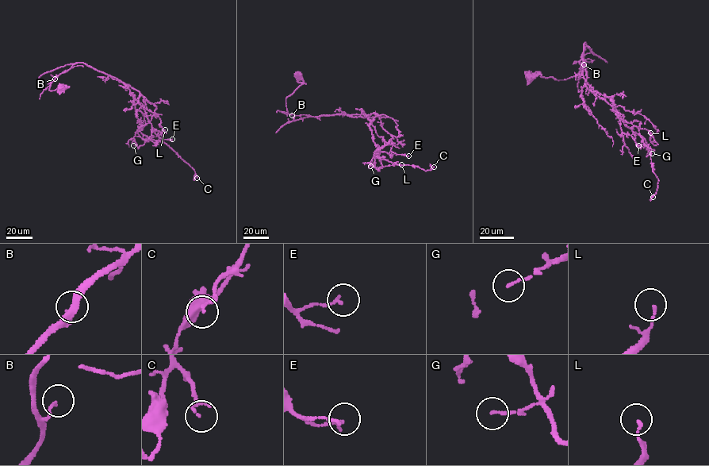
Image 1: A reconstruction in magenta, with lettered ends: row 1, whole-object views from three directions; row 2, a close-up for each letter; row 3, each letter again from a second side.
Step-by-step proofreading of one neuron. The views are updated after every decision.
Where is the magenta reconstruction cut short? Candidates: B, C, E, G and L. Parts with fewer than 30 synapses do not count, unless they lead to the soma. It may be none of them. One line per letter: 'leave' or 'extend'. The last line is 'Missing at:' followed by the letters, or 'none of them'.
B: leave
C: leave
E: leave
G: leave
L: leave
Missing at: none of them

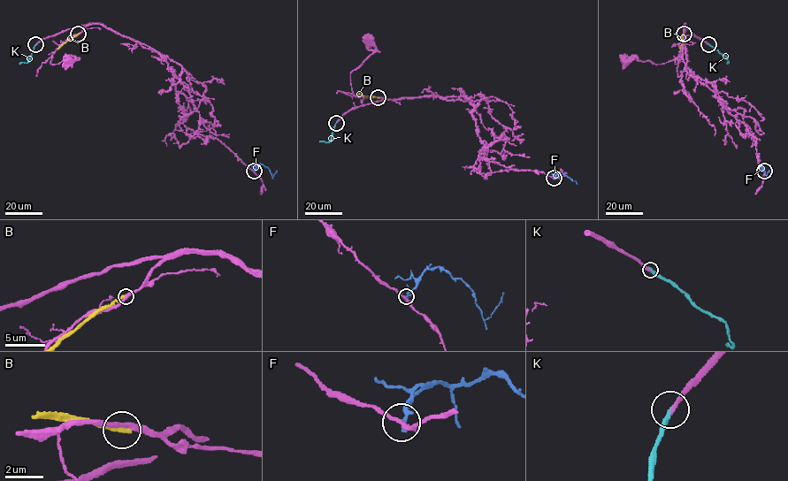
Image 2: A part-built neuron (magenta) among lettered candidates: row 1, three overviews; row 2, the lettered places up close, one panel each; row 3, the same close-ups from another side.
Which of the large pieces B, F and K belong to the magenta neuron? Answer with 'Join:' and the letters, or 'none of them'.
Join: K

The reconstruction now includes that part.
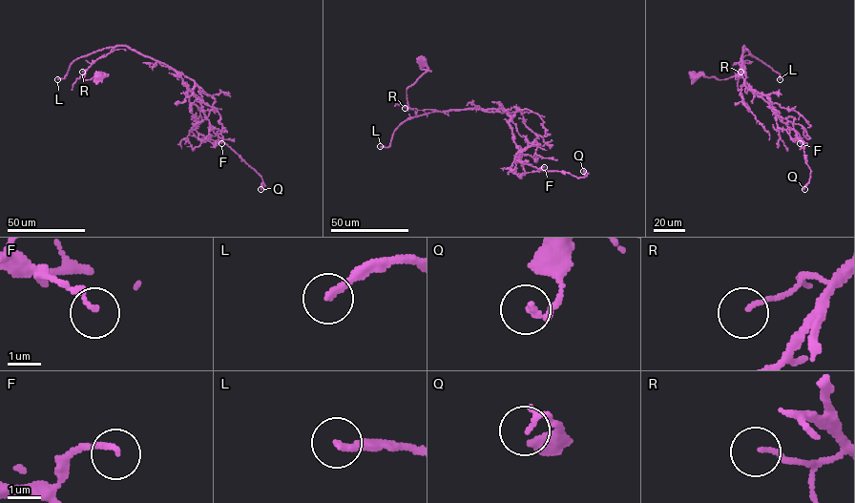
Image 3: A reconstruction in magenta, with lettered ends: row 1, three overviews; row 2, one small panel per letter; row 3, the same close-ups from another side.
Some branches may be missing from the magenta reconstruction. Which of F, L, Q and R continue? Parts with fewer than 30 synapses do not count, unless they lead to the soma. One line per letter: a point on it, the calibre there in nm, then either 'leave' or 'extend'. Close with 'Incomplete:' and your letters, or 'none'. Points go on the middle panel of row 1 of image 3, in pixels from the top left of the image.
F: at (544, 167); 150 nm thick; leave
L: at (380, 146); 200 nm thick; extend
Q: at (583, 171); 170 nm thick; leave
R: at (405, 108); 110 nm thick; leave
Incomplete: L

